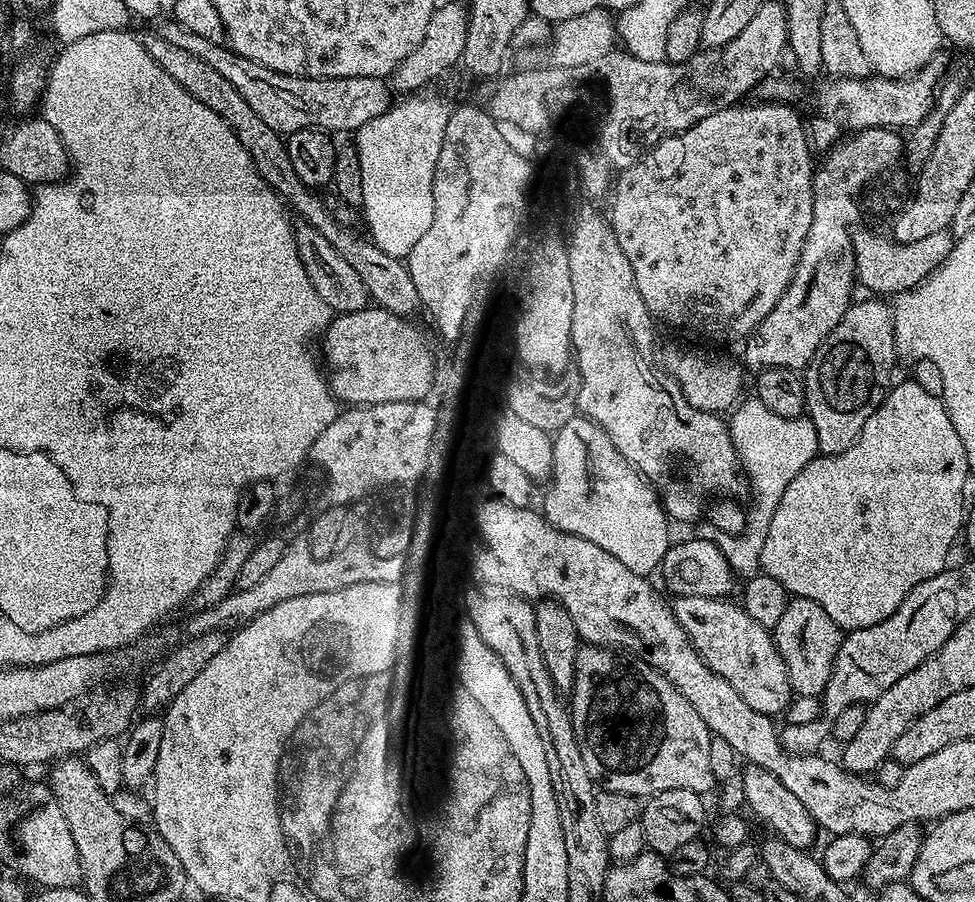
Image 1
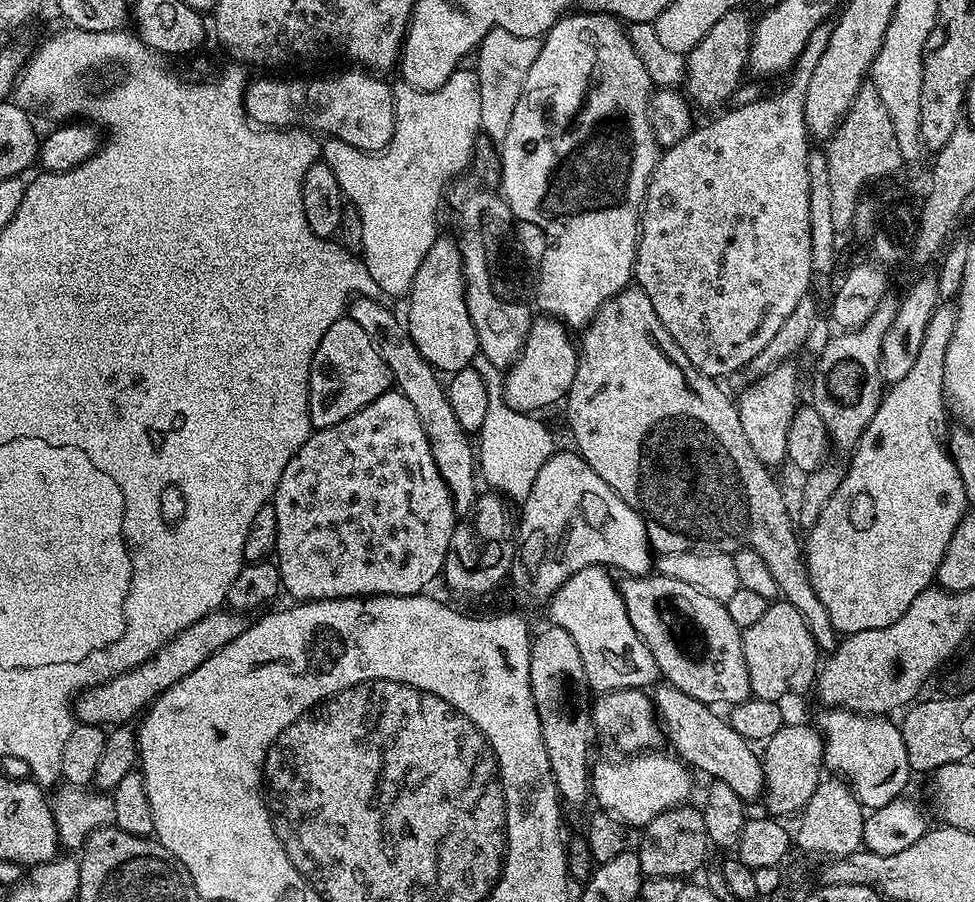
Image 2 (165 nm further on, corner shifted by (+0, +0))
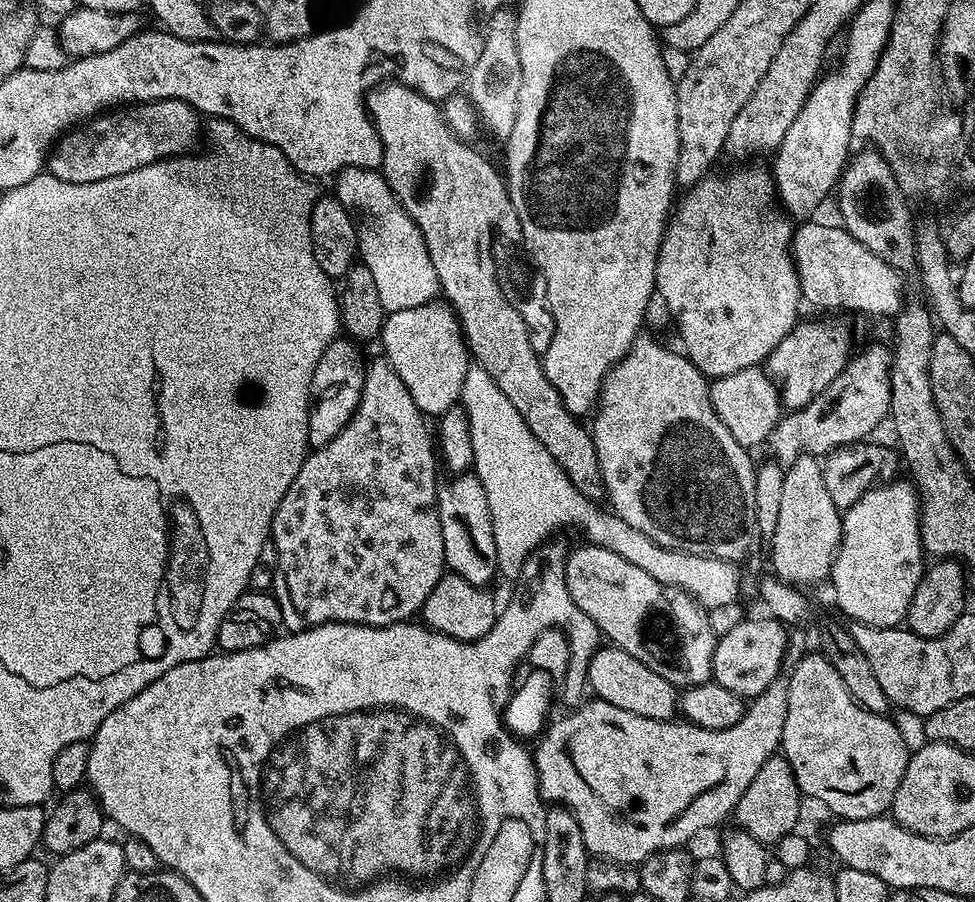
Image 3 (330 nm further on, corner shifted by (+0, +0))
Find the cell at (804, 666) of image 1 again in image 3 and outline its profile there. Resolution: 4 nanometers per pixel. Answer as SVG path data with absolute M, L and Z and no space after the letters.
M745 618L734 630L718 637L712 659L713 681L734 694L751 698L762 694L770 682L781 675L784 664L784 651L788 648L789 629L779 620L752 620Z

